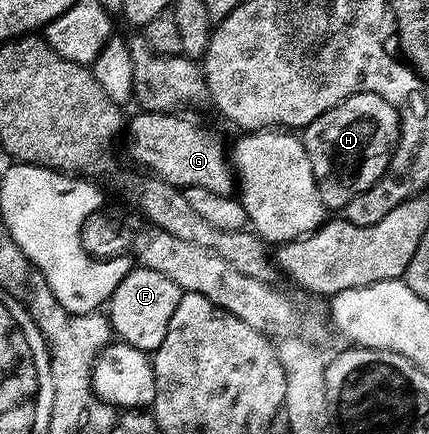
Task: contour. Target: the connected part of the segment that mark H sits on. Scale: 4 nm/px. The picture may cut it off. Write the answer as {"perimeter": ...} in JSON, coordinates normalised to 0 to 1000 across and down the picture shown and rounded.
{"perimeter":[[[832,212],[802,235],[746,263],[702,306],[699,320],[727,373],[727,401],[737,410],[737,438],[746,438],[746,465],[765,484],[804,482],[830,447],[858,438],[904,392],[904,373],[928,334],[932,309],[928,258],[886,217]]]}

